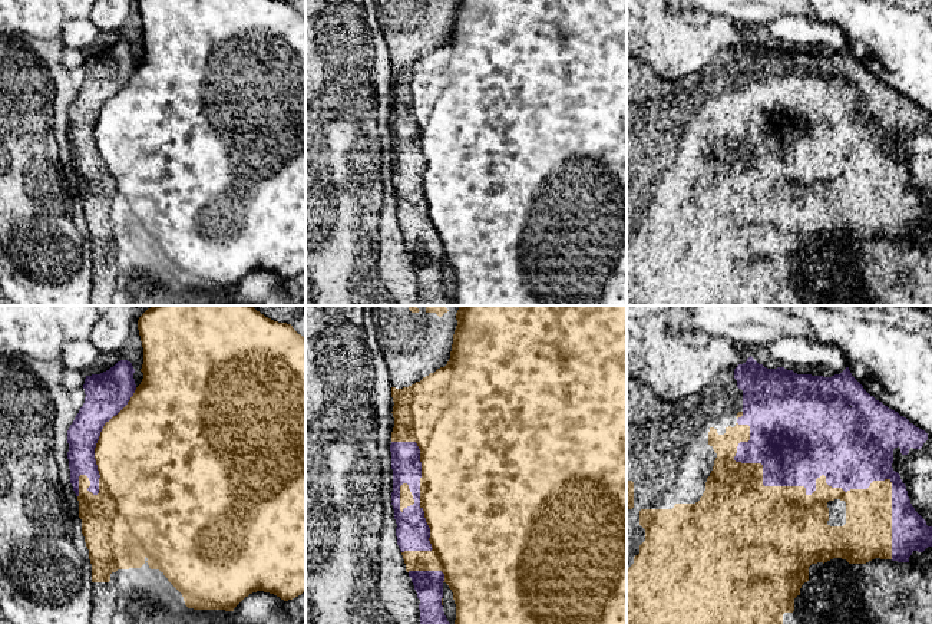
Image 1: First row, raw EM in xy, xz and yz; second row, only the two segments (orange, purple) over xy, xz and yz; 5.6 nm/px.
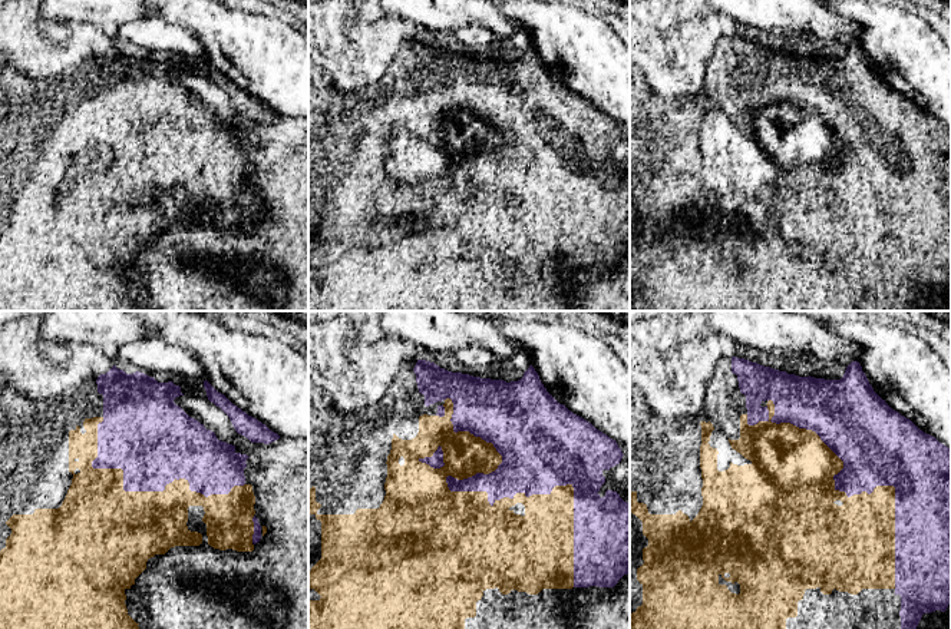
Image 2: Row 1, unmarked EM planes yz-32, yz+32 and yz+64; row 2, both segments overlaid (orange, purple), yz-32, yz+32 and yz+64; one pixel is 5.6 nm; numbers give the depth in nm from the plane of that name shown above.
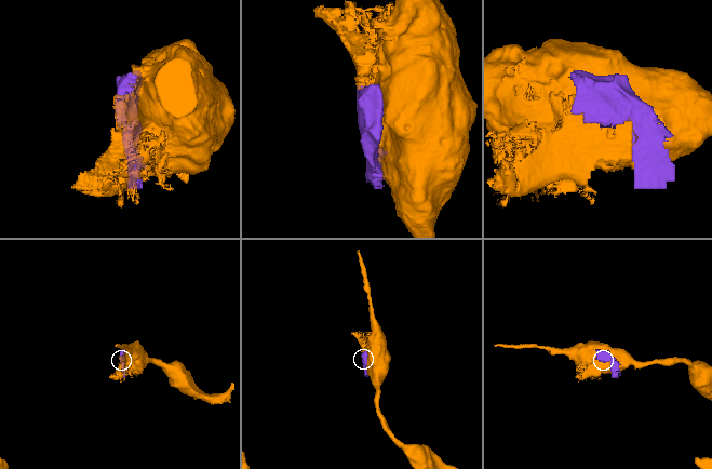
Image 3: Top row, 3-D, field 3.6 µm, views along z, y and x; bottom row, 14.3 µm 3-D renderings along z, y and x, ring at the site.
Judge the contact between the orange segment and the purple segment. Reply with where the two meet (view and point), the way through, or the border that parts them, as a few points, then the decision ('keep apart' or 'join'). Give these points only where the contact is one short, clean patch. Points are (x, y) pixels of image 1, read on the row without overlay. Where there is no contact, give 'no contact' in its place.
contact yz (816, 161); keep apart

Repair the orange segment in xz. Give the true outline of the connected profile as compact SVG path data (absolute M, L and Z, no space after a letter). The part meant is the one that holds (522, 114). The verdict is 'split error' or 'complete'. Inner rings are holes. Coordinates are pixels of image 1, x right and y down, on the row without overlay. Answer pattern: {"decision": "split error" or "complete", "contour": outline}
{"decision": "complete", "contour": "M457 0L444 46L403 67L391 66L391 120L416 120L420 128L420 186L430 207L432 230L401 231L406 250L442 250L456 283L455 306L627 306L627 0Z"}

